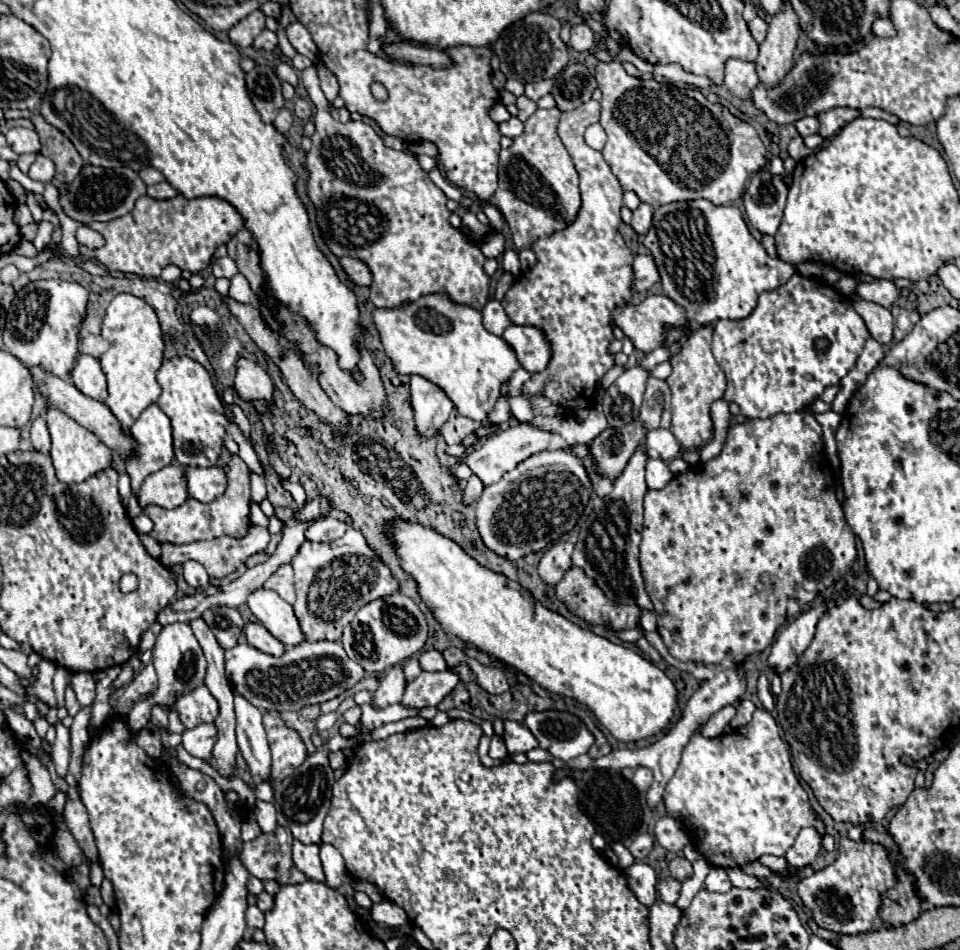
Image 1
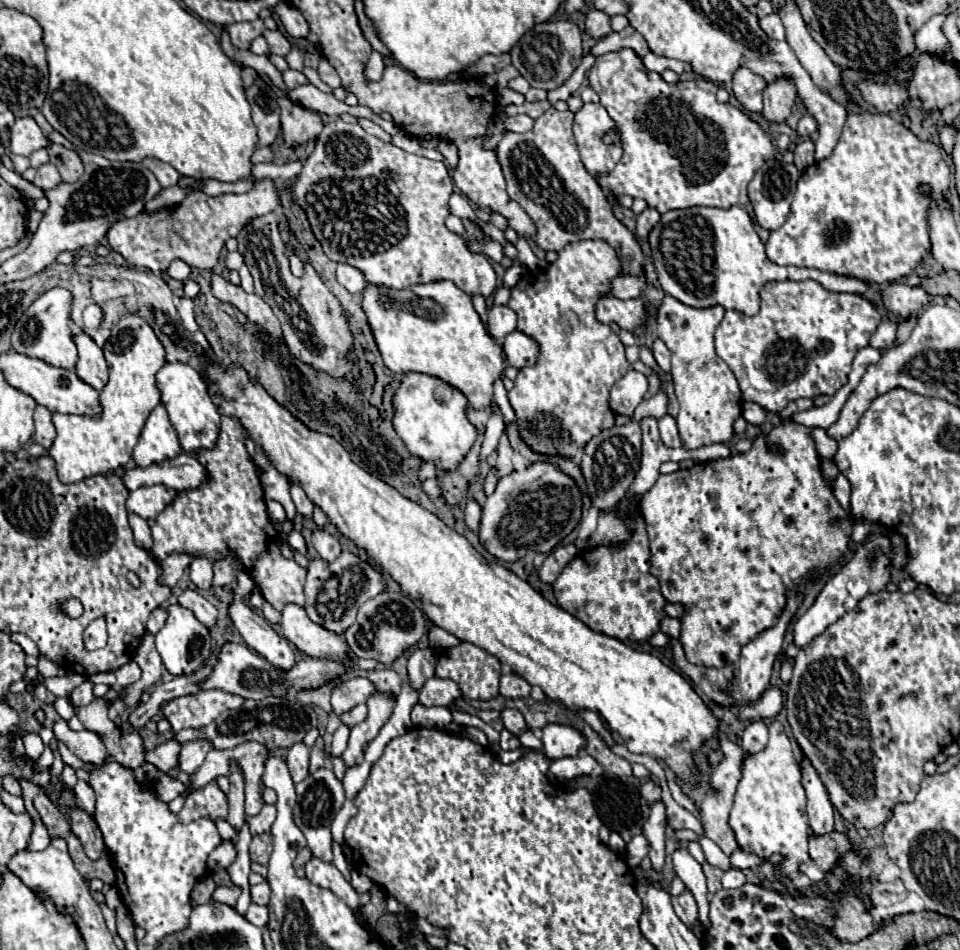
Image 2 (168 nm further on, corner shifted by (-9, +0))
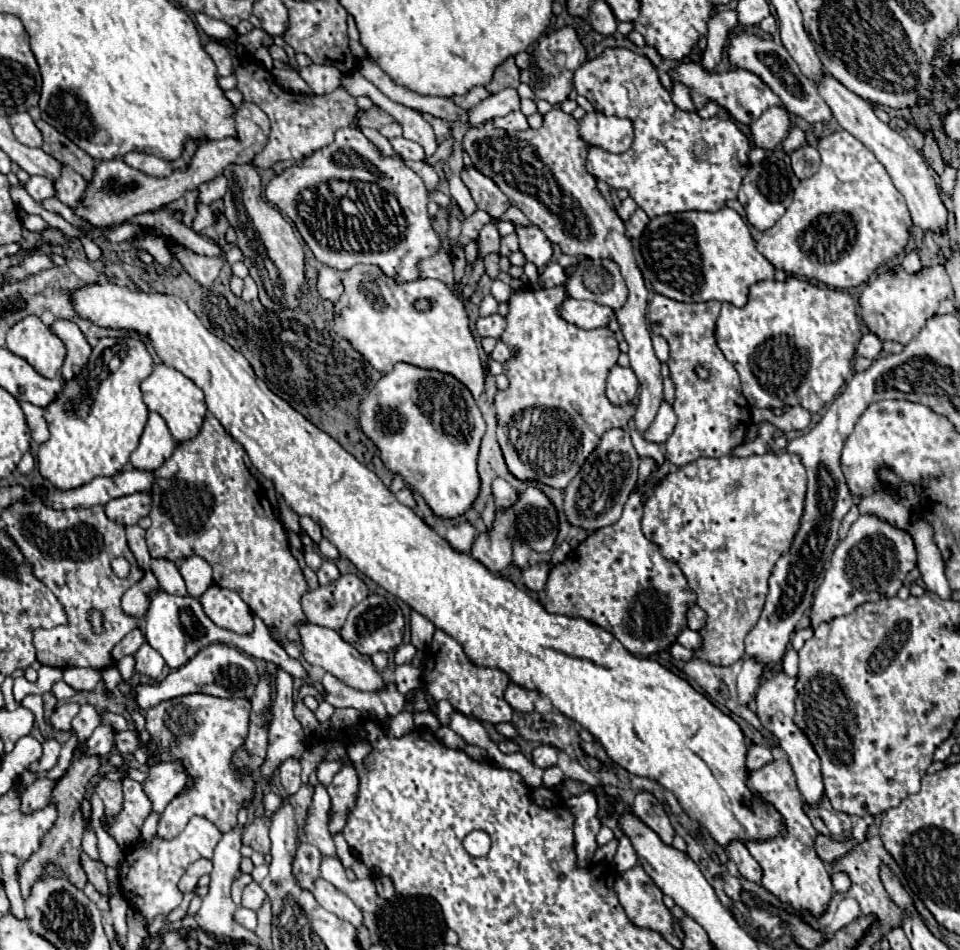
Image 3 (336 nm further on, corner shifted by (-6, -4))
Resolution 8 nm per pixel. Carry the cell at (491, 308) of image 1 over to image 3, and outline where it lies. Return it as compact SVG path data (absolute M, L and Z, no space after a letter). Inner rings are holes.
M498 313L494 315L488 315L488 317L480 317L476 321L476 329L482 337L494 337L494 339L500 339L502 337L502 331L506 329L506 319Z

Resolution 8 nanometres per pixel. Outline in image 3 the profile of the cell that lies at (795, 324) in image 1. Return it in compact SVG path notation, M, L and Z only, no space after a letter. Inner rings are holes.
M792 277L786 283L758 281L744 307L722 303L716 343L740 375L750 407L802 405L816 413L850 379L852 359L862 339L856 301L838 289Z

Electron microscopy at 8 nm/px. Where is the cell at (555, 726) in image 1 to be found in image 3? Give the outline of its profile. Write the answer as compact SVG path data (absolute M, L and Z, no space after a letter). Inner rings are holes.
M538 745L534 751L532 751L532 763L540 769L548 769L552 765L556 765L558 761L558 749L552 747L552 745Z

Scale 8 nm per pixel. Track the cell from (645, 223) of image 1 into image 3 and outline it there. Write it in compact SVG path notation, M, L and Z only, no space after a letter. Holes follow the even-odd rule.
M636 209L634 215L626 221L626 233L628 233L630 237L640 237L648 223L650 223L648 215L646 215L642 209Z

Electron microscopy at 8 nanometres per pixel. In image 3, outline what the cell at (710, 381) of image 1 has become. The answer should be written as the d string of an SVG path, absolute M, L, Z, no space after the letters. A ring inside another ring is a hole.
M654 295L654 299L648 305L646 311L646 319L652 321L652 333L664 337L670 345L670 359L668 359L668 367L670 367L670 379L676 385L676 401L674 401L674 411L678 417L676 429L670 435L670 439L666 441L664 449L666 449L666 459L678 467L688 465L700 457L724 457L728 455L734 447L744 443L744 435L748 431L748 427L752 425L752 417L750 417L750 407L748 401L742 395L742 387L740 387L740 379L736 369L732 367L732 363L728 363L722 355L722 351L716 345L714 339L714 329L716 329L716 319L720 315L720 303L718 301L704 301L704 303L678 303L674 299L668 299L664 295ZM702 365L710 369L710 379L702 381L696 377L694 367Z

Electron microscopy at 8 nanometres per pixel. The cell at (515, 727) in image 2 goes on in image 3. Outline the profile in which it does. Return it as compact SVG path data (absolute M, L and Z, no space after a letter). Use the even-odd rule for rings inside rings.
M436 629L432 645L424 657L424 687L426 691L436 699L446 699L452 703L452 707L462 715L472 715L478 721L488 723L510 723L512 721L512 707L504 701L504 689L510 683L508 675L500 669L480 667L474 665L466 653L462 651L462 645L448 637L444 631Z

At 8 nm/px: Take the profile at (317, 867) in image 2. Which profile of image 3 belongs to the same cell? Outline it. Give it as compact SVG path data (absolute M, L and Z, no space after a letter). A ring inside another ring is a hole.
M322 877L314 881L312 895L324 909L336 913L340 919L350 921L354 927L362 925L362 911L354 905L354 901L346 893L338 891L332 883L326 883Z

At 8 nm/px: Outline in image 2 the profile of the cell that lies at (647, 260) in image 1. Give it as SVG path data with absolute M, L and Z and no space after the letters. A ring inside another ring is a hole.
M617 275L611 281L611 289L607 295L617 299L635 299L643 293L643 289L645 289L645 277L629 279L629 275Z

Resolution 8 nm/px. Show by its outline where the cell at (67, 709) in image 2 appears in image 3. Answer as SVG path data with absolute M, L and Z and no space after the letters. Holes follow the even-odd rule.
M90 703L82 705L80 713L78 713L78 715L74 717L74 721L72 721L72 729L76 731L76 735L78 735L80 741L86 739L86 737L90 737L92 731L94 731L98 725L100 725L100 715L98 715L98 711L96 711Z

